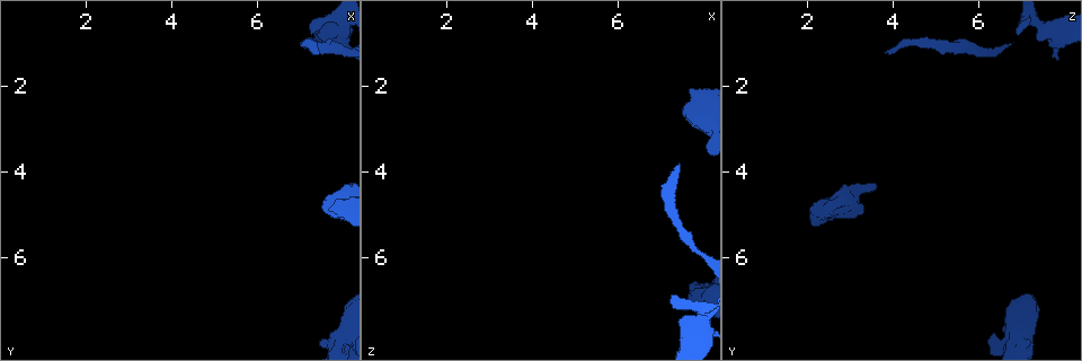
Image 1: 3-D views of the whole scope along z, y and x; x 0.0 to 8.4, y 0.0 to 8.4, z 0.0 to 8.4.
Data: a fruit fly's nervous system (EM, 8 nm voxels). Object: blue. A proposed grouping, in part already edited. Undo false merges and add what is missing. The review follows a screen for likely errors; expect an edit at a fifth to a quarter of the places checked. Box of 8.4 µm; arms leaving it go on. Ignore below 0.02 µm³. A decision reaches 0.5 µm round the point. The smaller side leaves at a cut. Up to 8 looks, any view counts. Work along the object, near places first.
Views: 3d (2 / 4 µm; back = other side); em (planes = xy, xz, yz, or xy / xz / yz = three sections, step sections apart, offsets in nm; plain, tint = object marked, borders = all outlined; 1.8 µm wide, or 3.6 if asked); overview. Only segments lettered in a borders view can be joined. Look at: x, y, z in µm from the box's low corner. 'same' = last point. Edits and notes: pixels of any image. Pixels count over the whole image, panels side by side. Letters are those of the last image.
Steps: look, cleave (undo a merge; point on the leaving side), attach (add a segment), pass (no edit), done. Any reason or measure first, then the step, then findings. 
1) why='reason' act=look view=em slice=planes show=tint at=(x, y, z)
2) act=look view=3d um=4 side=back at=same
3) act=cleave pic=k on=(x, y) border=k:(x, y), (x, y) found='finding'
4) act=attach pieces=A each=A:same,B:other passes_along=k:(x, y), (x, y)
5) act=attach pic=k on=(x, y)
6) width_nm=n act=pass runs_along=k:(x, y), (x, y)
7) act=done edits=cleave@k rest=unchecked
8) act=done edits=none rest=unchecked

why='calibre changes' act=look view=3d um=4 at=(7.90, 7.90, 7.00)

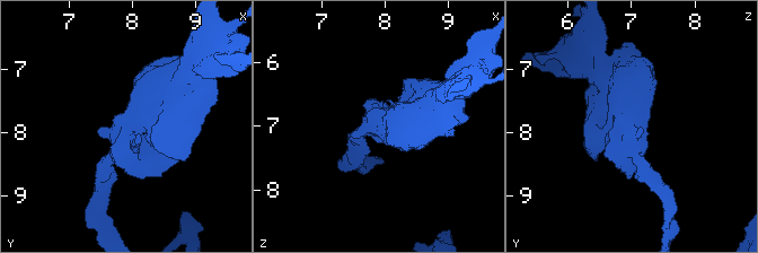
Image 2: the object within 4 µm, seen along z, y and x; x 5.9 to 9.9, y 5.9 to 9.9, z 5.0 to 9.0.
act=look view=em um=3.6 slice=planes show=tint at=(7.90, 7.90, 6.90)

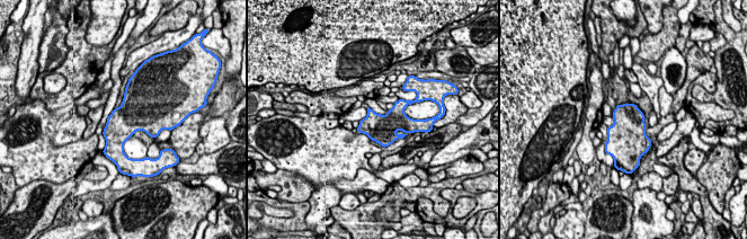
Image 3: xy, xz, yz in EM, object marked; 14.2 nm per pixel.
act=look view=em um=3.6 slice=planes show=borders at=same

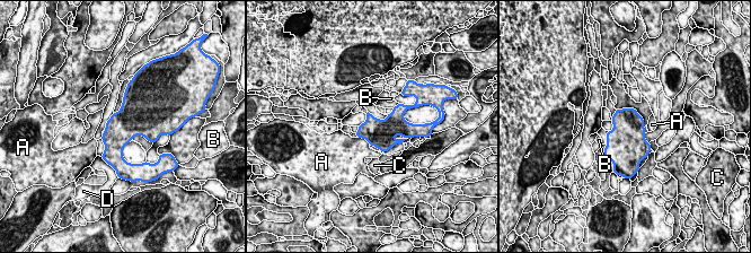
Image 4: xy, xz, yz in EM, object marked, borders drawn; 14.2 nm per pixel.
width_nm=400 act=pass each=A:other,B:other,C:other,D:other found='one neuron here'

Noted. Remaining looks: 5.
why='stops while still wide' act=look view=em um=3.6 slice=yz step=4 show=borders at=(7.65, 4.90, 2.05)

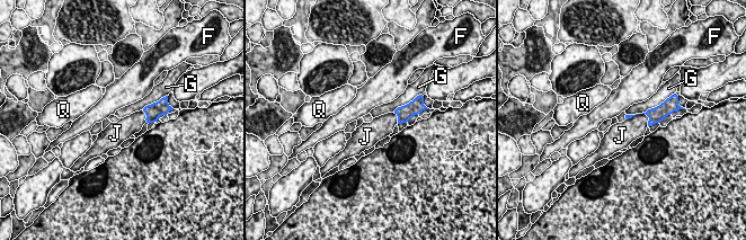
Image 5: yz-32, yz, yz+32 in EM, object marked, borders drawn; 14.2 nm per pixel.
longest_contact=G:300nm act=pass each=F:other,G:other,J:other,Q:other found='no lettered segment goes on from it'

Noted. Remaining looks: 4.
why='branch stops here' act=look view=em slice=planes show=borders at=(7.40, 1.25, 3.85)

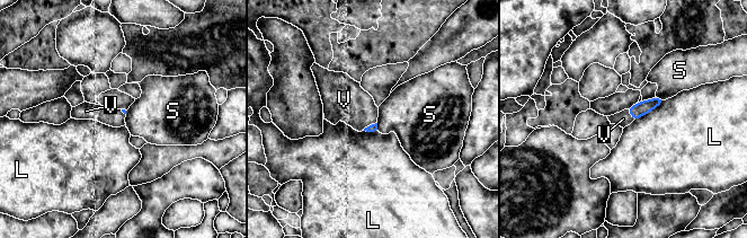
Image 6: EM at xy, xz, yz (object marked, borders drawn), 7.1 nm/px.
act=attach pieces=V each=L:other,S:other,V:same found='it goes on there'

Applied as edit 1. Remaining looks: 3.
act=done edits=attach@6 rest=unchecked

